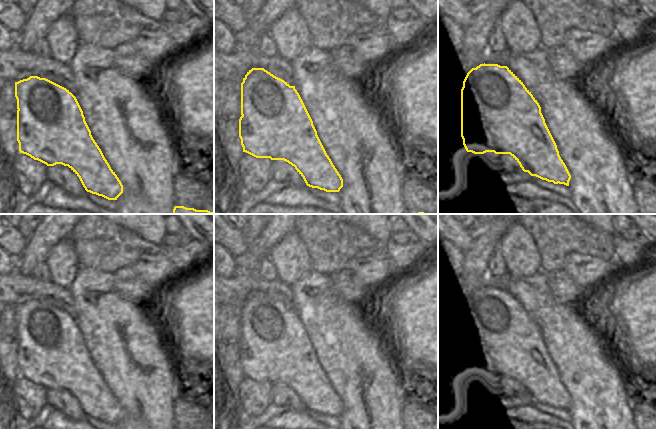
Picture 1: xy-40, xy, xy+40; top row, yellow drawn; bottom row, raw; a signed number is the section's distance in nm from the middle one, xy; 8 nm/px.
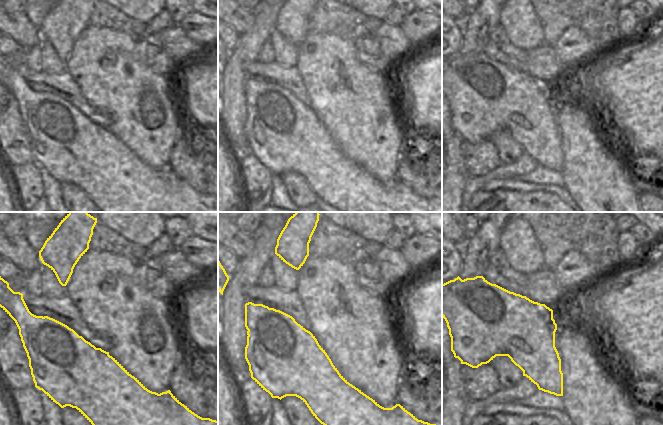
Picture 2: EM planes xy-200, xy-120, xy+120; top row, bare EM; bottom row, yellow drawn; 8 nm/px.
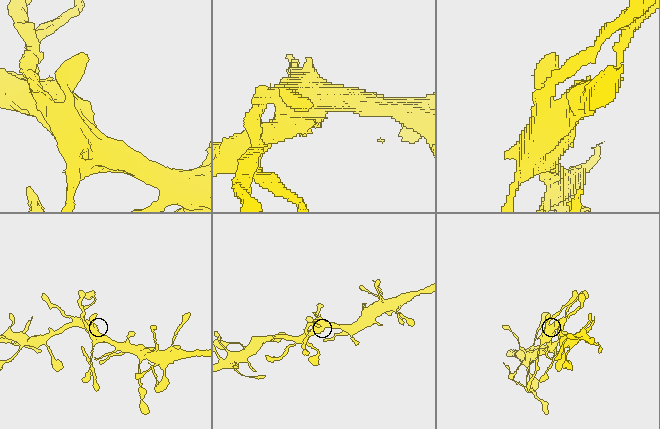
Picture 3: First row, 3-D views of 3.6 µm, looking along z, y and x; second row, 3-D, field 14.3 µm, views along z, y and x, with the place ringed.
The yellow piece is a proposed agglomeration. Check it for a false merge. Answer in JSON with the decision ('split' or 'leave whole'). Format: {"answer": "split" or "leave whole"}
{"answer": "split"}

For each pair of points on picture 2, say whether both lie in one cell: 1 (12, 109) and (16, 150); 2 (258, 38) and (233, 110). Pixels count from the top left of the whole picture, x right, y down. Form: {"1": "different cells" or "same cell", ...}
{"1": "same cell", "2": "same cell"}

